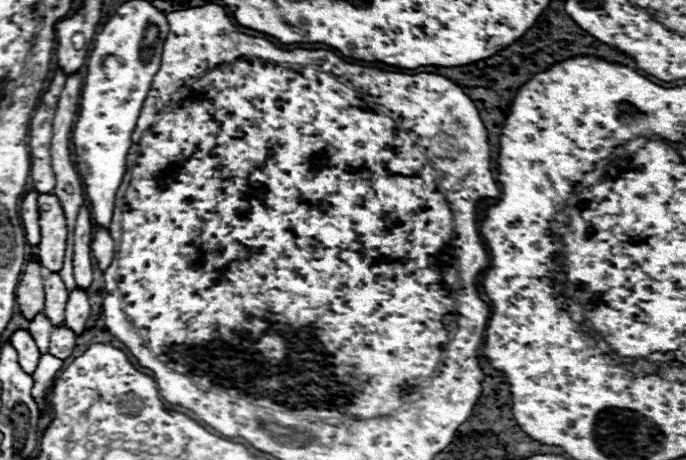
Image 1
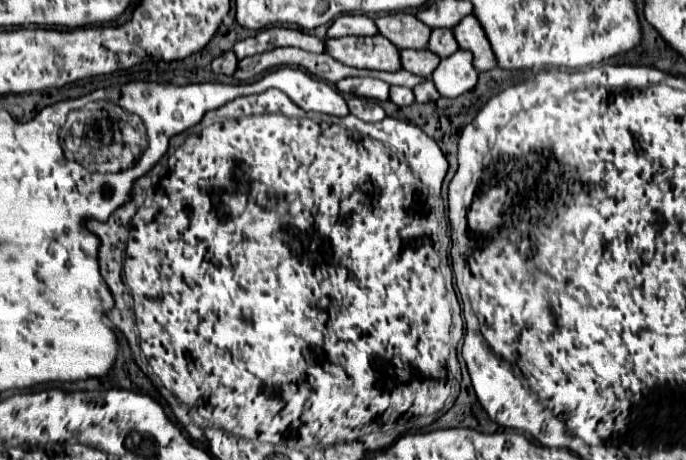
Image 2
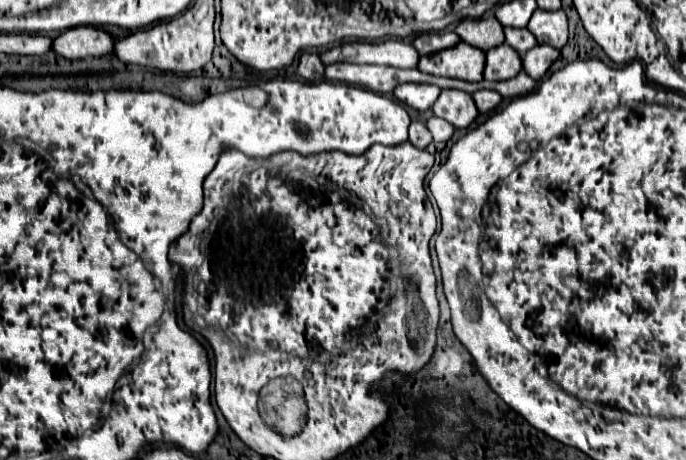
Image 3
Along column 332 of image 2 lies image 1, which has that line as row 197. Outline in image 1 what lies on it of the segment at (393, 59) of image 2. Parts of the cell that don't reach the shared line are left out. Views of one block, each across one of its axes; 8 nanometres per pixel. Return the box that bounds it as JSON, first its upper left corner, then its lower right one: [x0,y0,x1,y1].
[38,194,66,272]

